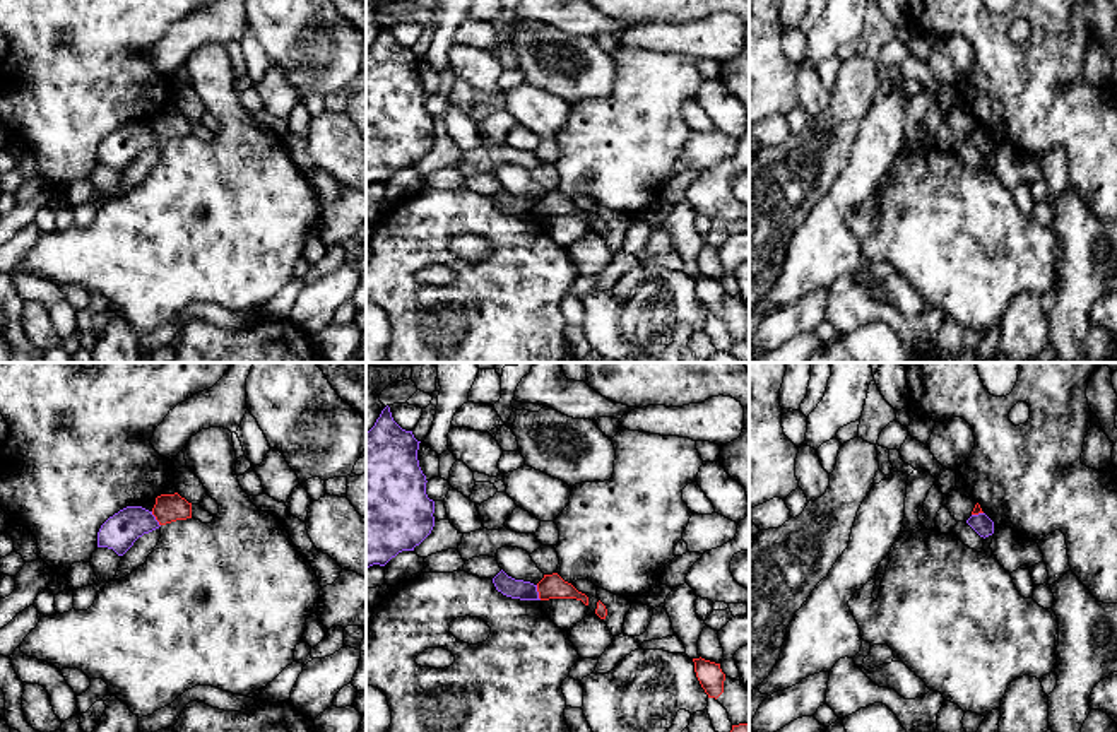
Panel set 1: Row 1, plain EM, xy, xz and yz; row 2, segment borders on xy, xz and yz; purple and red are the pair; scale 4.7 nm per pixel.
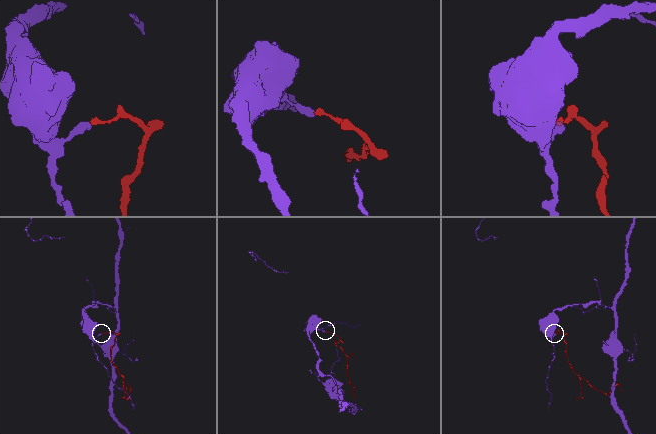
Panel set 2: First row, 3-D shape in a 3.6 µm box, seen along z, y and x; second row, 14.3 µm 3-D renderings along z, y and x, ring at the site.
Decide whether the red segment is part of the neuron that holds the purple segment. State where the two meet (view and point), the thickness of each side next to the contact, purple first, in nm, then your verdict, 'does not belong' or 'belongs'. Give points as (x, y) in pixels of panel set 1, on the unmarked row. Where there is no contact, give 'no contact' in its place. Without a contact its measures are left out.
meets purple in xz at (537, 209); 100 nm thick on the purple side, 110 nm on the other; does not belong

